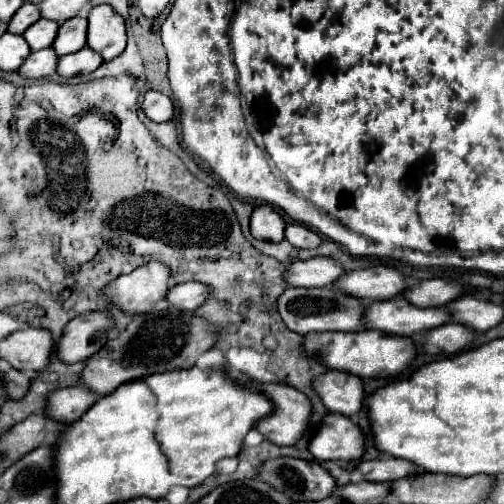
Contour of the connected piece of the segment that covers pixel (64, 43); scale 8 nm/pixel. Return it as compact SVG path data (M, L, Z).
M73 17L59 27L53 49L59 57L75 53L87 45L87 19Z

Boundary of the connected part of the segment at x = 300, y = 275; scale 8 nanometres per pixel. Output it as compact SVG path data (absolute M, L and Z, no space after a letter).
M313 257L291 263L285 281L289 287L325 287L333 285L343 273L345 269L335 257Z

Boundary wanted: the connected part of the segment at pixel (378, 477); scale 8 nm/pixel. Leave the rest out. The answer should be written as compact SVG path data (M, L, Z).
M383 457L383 459L373 459L373 461L361 461L359 471L367 481L375 483L393 483L397 479L403 479L405 475L415 475L417 465L409 461L401 461L395 457Z

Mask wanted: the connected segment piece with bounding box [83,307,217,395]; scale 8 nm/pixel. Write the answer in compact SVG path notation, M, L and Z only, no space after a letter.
M169 307L163 311L133 315L127 329L107 341L107 345L87 361L87 367L83 369L83 383L97 395L109 395L121 383L141 379L145 375L189 369L195 365L197 357L209 351L215 343L217 333L211 331L207 319L195 313L183 313Z

